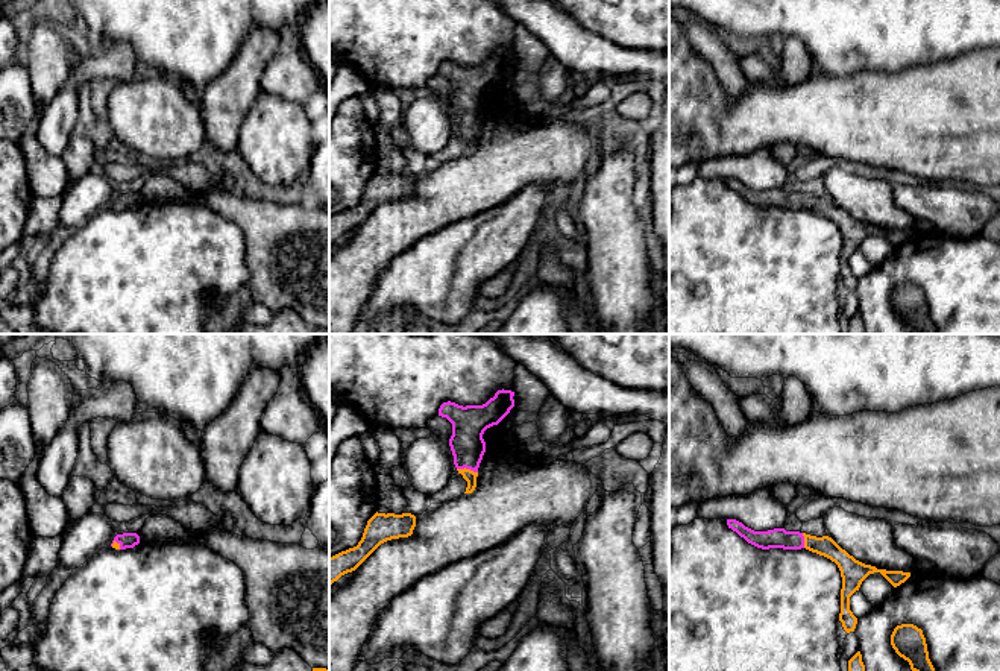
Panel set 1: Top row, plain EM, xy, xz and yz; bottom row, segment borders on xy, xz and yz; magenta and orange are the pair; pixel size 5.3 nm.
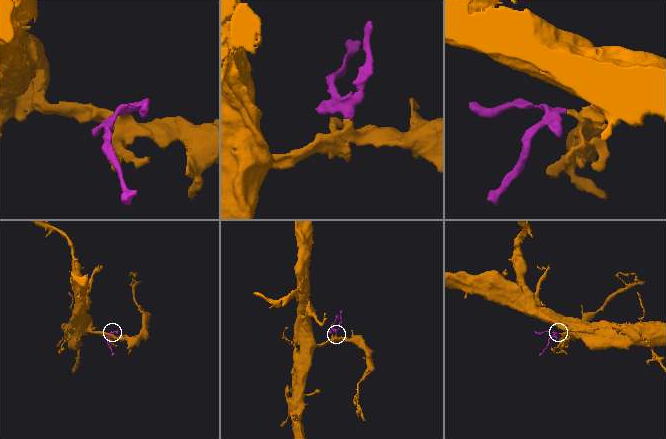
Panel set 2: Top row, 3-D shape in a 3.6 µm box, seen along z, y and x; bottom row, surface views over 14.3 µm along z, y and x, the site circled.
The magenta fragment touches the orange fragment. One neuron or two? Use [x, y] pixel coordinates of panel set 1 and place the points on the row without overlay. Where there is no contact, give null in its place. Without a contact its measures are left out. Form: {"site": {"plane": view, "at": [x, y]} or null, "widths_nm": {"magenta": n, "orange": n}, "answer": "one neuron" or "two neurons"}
{"site": {"plane": "xz", "at": [468, 128]}, "widths_nm": {"magenta": 180, "orange": 70}, "answer": "one neuron"}

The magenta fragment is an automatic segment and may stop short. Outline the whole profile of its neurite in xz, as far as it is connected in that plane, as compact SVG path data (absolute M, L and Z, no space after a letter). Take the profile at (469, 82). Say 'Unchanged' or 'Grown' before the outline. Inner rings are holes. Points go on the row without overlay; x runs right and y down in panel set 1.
Grown. M498 50L483 65L458 65L443 62L439 76L452 83L449 106L458 134L467 141L464 153L472 153L476 147L478 128L486 112L483 94L487 88L498 85L514 67L514 52Z

